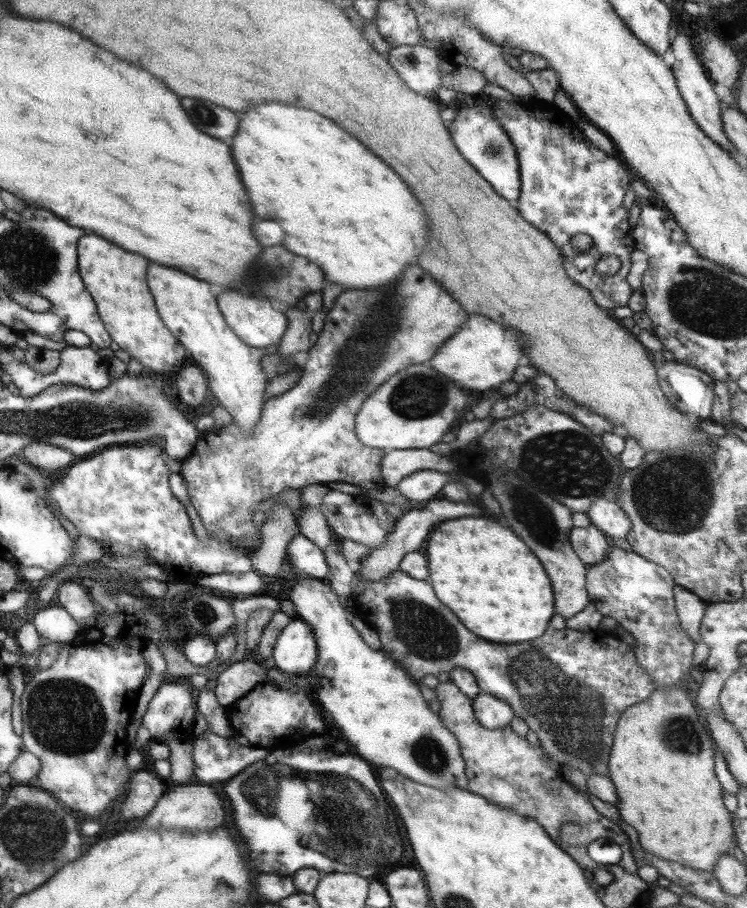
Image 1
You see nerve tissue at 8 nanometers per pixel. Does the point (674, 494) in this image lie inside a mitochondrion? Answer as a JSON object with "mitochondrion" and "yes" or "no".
{"mitochondrion":"yes"}

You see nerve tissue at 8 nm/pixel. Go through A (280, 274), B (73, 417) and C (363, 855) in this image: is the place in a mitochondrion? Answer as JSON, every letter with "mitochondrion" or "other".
{"A":"mitochondrion","B":"mitochondrion","C":"mitochondrion"}

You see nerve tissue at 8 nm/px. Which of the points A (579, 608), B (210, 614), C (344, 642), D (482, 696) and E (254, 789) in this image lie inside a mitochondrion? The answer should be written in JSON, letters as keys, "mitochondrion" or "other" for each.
{"A":"other","B":"mitochondrion","C":"other","D":"other","E":"mitochondrion"}

